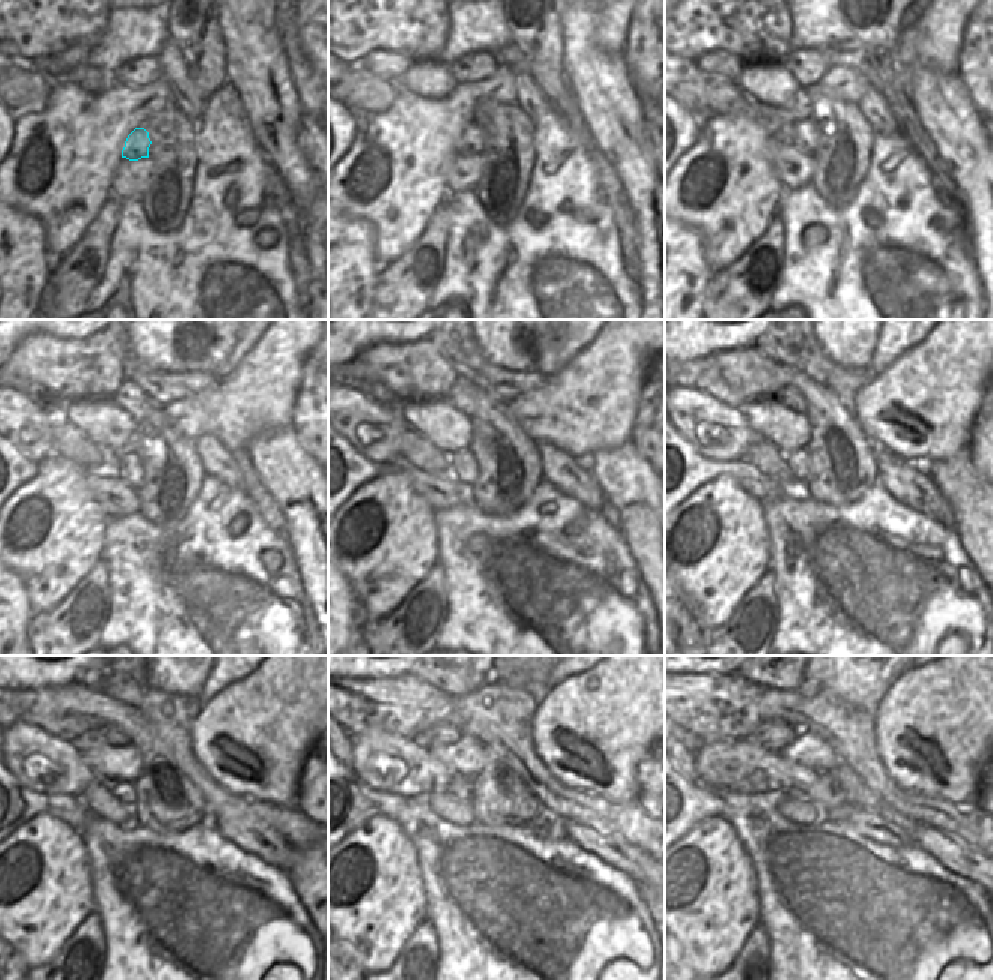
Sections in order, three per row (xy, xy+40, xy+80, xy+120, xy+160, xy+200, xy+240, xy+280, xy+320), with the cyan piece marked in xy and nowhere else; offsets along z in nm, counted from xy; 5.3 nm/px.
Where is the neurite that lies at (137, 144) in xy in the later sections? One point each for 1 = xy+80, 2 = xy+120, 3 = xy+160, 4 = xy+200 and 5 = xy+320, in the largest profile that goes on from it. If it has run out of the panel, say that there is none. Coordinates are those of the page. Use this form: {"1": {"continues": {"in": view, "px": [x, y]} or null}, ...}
{"1": {"continues": {"in": "xy+80", "px": [803, 134]}}, "2": {"continues": {"in": "xy+120", "px": [126, 465]}}, "3": {"continues": {"in": "xy+160", "px": [462, 467]}}, "4": {"continues": {"in": "xy+200", "px": [797, 459]}}, "5": {"continues": {"in": "xy+320", "px": [794, 793]}}}

